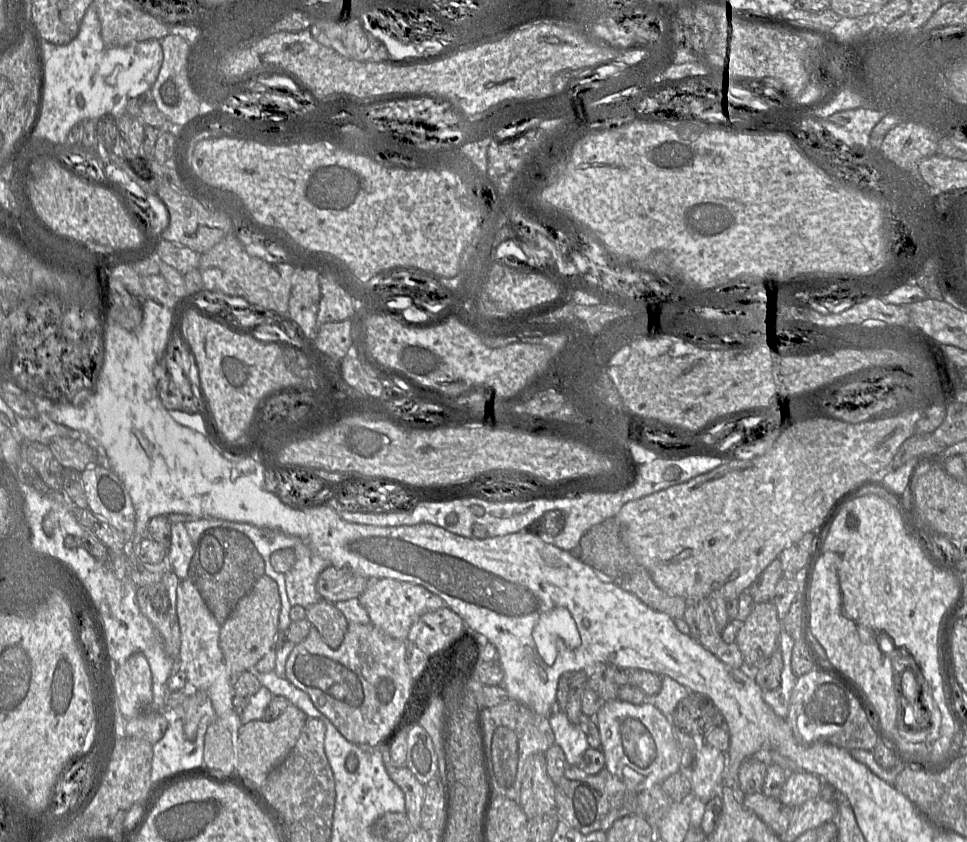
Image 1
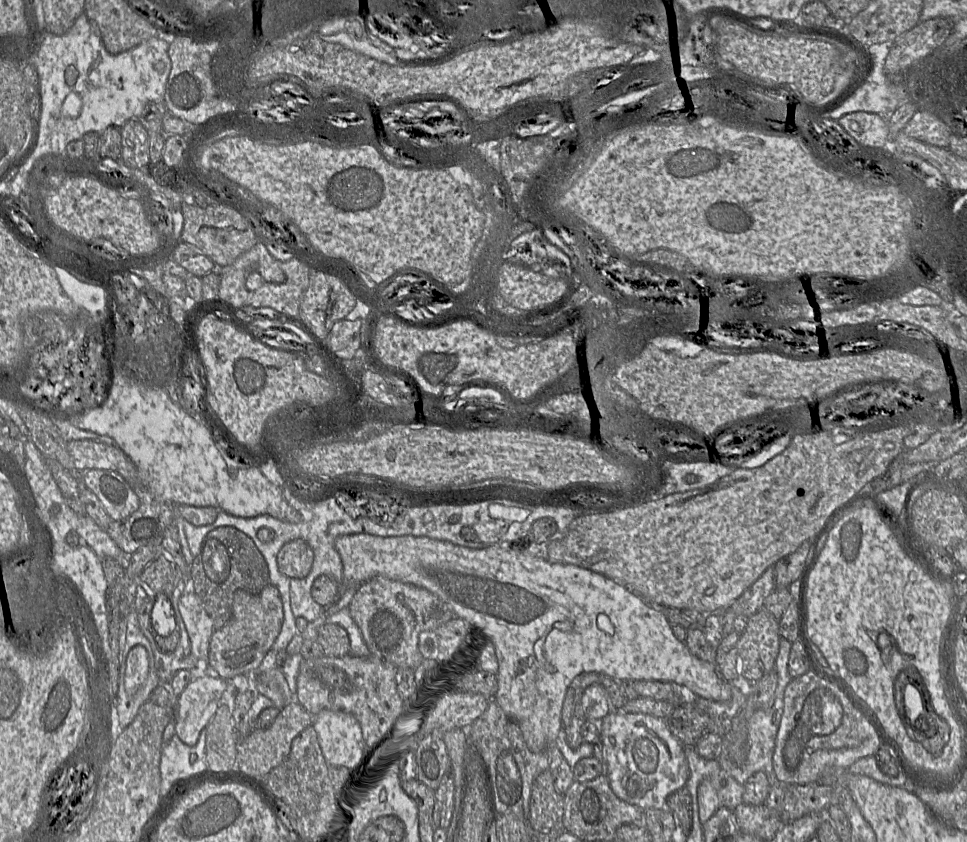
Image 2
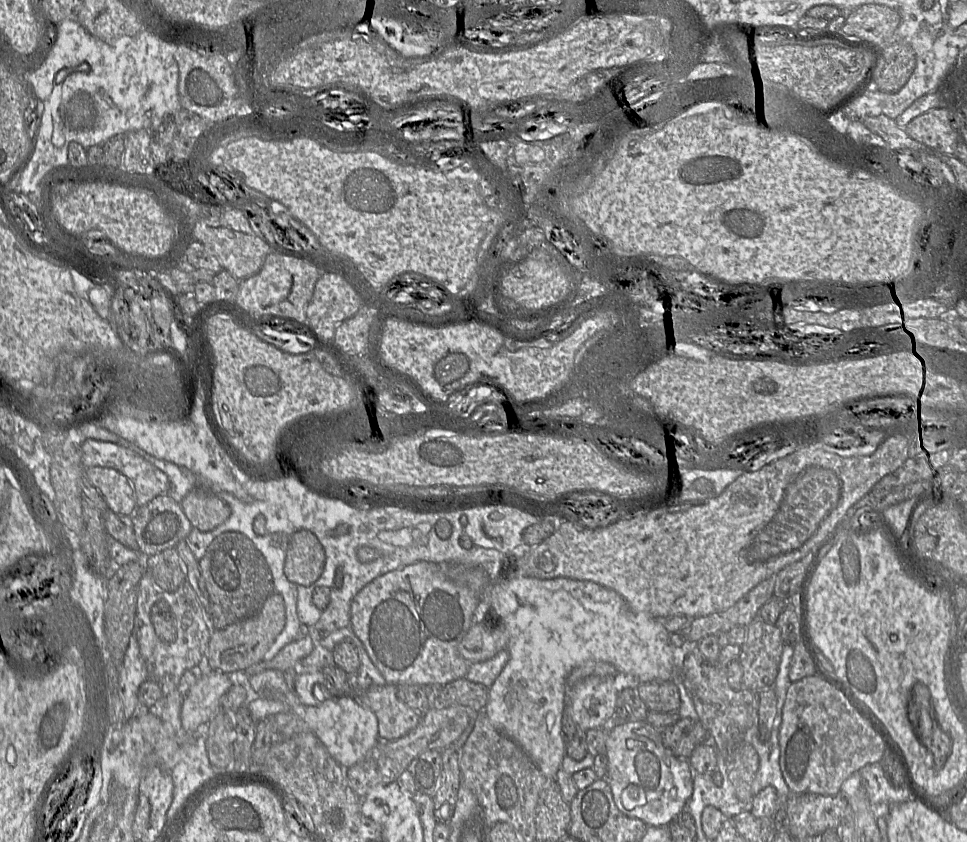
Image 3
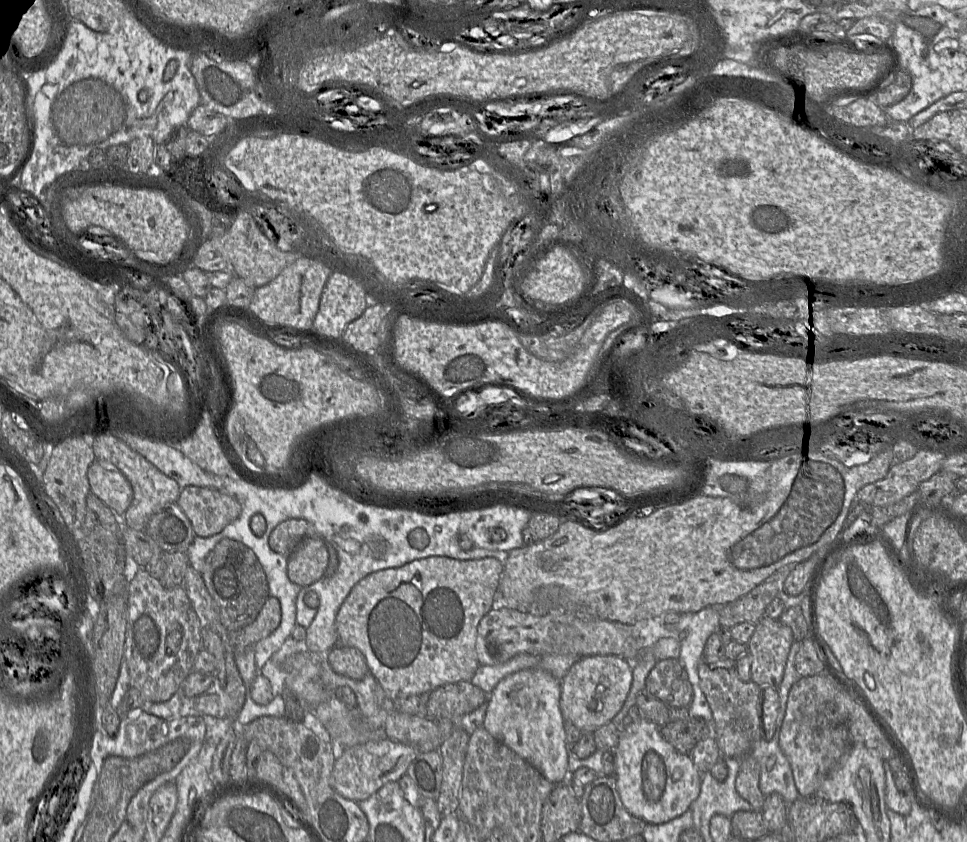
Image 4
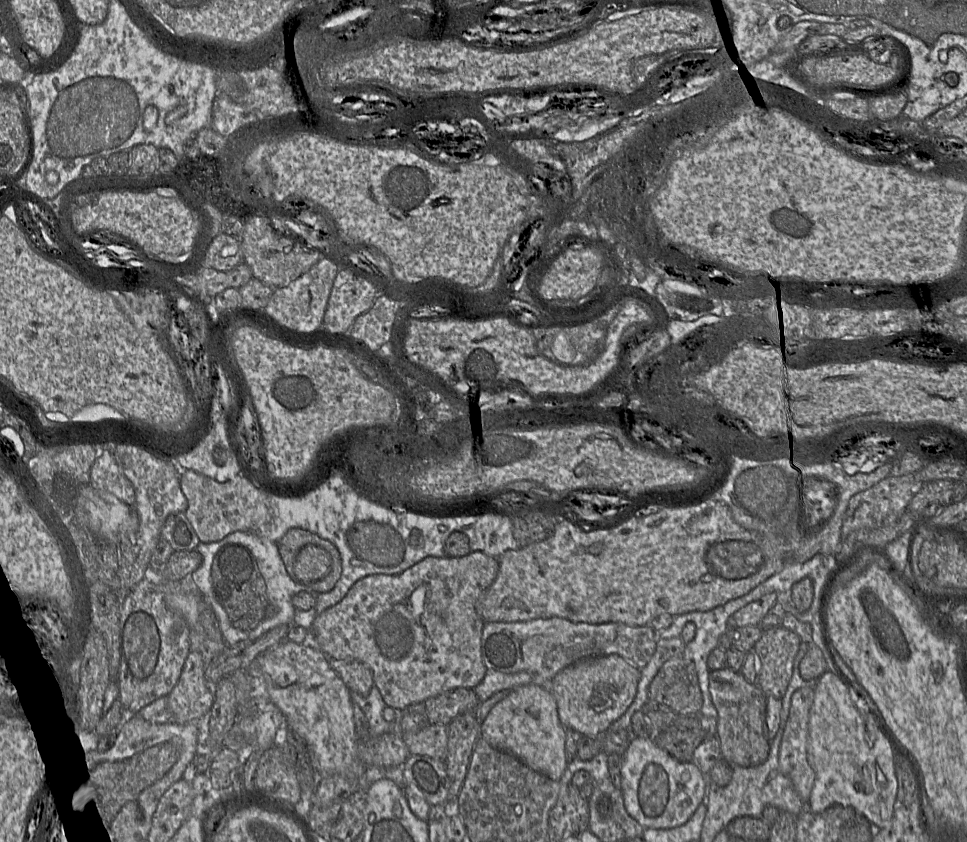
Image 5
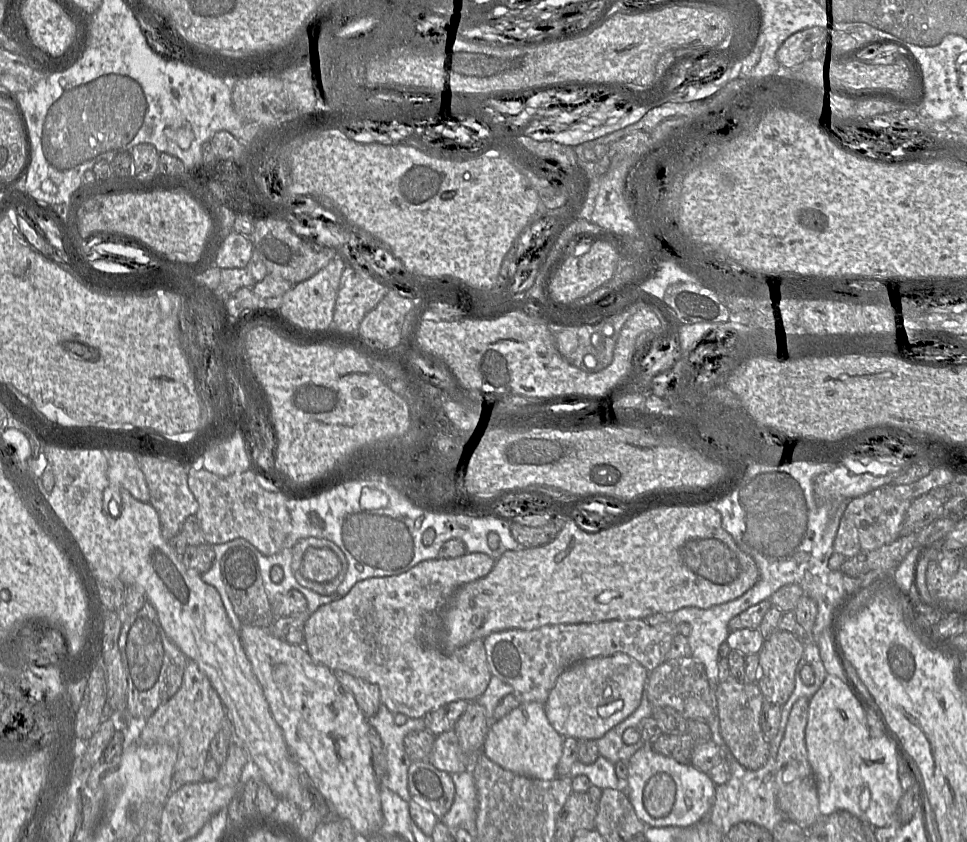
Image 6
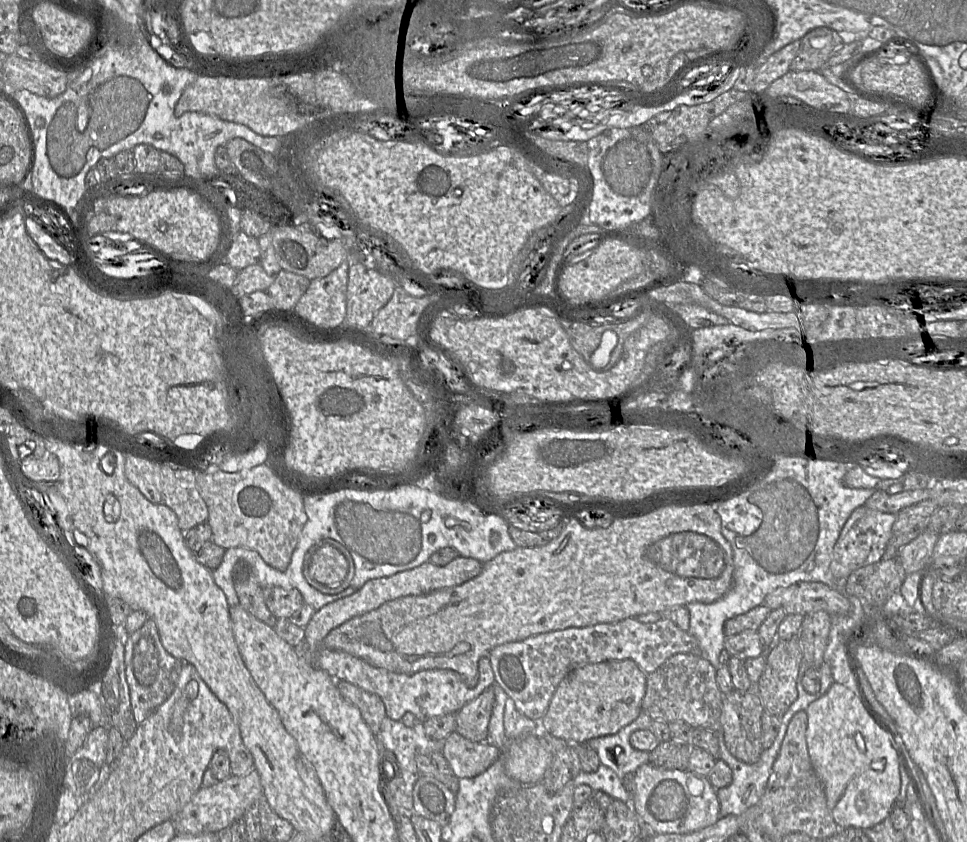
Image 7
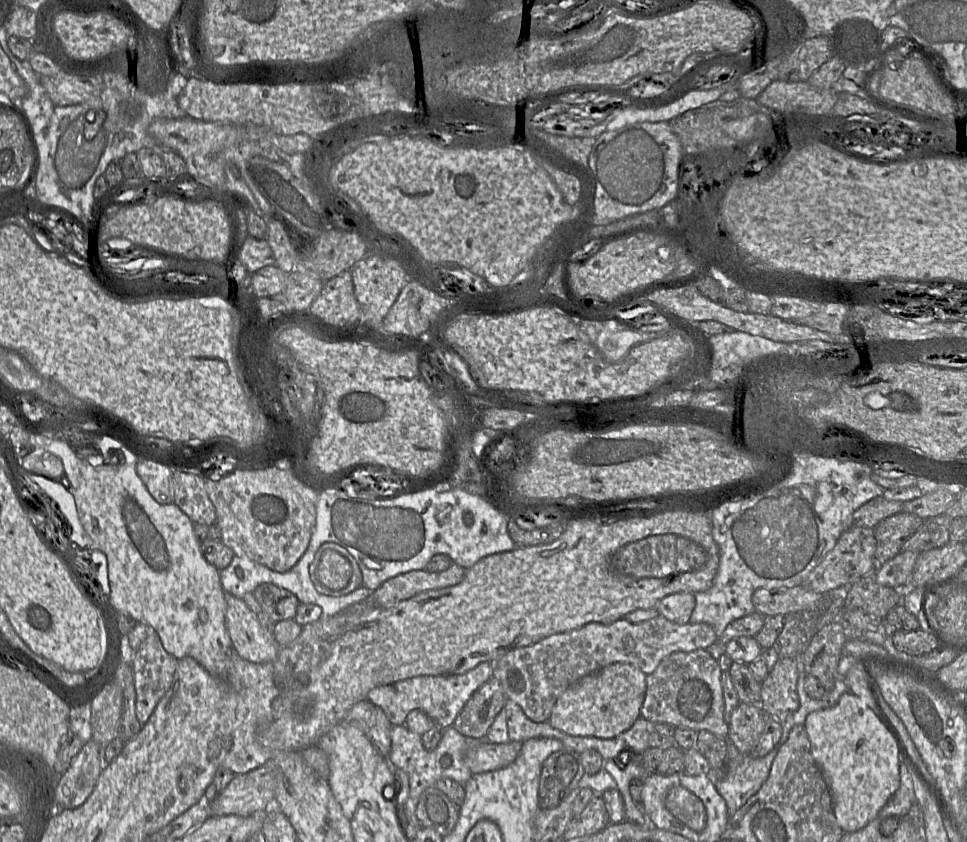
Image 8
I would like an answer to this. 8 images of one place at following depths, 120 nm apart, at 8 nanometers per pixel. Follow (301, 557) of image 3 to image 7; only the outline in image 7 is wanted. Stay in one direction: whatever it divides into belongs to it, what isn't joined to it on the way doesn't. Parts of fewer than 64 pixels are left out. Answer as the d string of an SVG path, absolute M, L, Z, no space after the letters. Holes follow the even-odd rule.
M325 545L312 556L309 576L322 585L337 587L345 579L347 572L347 561L333 546Z

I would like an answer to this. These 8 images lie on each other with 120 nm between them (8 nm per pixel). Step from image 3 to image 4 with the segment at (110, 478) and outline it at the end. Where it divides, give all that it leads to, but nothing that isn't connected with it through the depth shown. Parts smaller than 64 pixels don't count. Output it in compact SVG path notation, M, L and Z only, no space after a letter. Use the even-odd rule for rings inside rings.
M97 460L89 466L87 478L90 492L122 517L133 500L132 486L114 465Z

